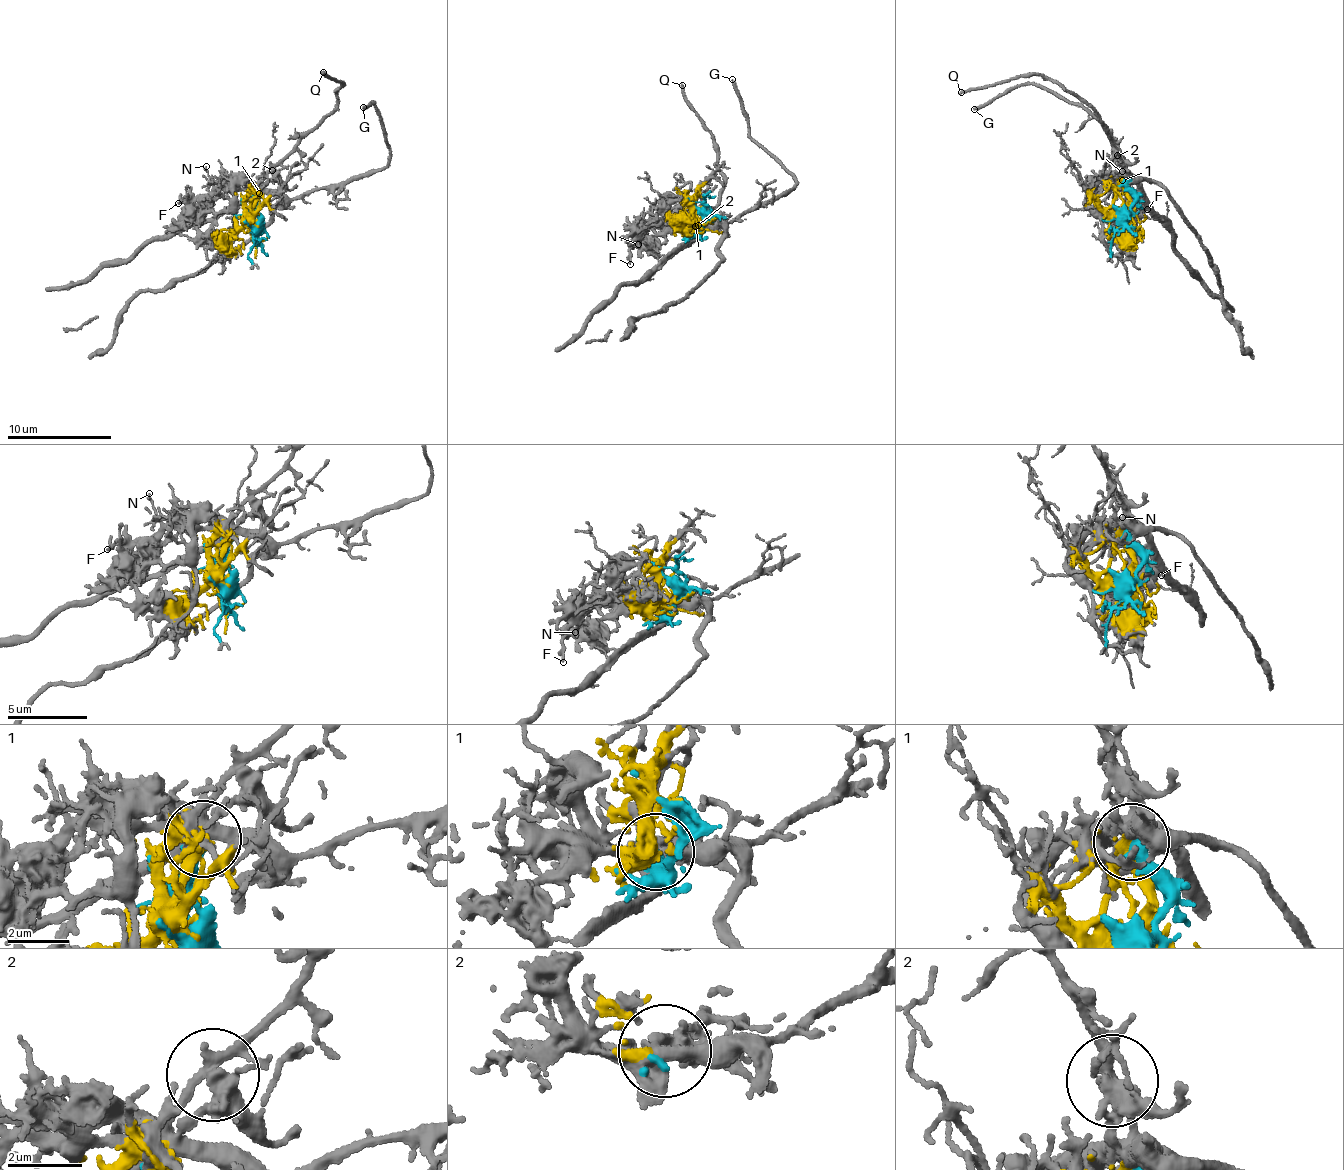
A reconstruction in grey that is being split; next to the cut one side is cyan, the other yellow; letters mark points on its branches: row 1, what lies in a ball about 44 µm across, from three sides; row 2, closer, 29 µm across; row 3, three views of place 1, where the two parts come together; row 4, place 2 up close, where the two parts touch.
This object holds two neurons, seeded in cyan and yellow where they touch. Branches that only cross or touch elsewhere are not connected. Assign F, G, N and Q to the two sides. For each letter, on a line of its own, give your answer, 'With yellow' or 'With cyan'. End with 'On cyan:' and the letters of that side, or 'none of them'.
F: With yellow
G: With yellow
N: With yellow
Q: With cyan
On cyan: Q

